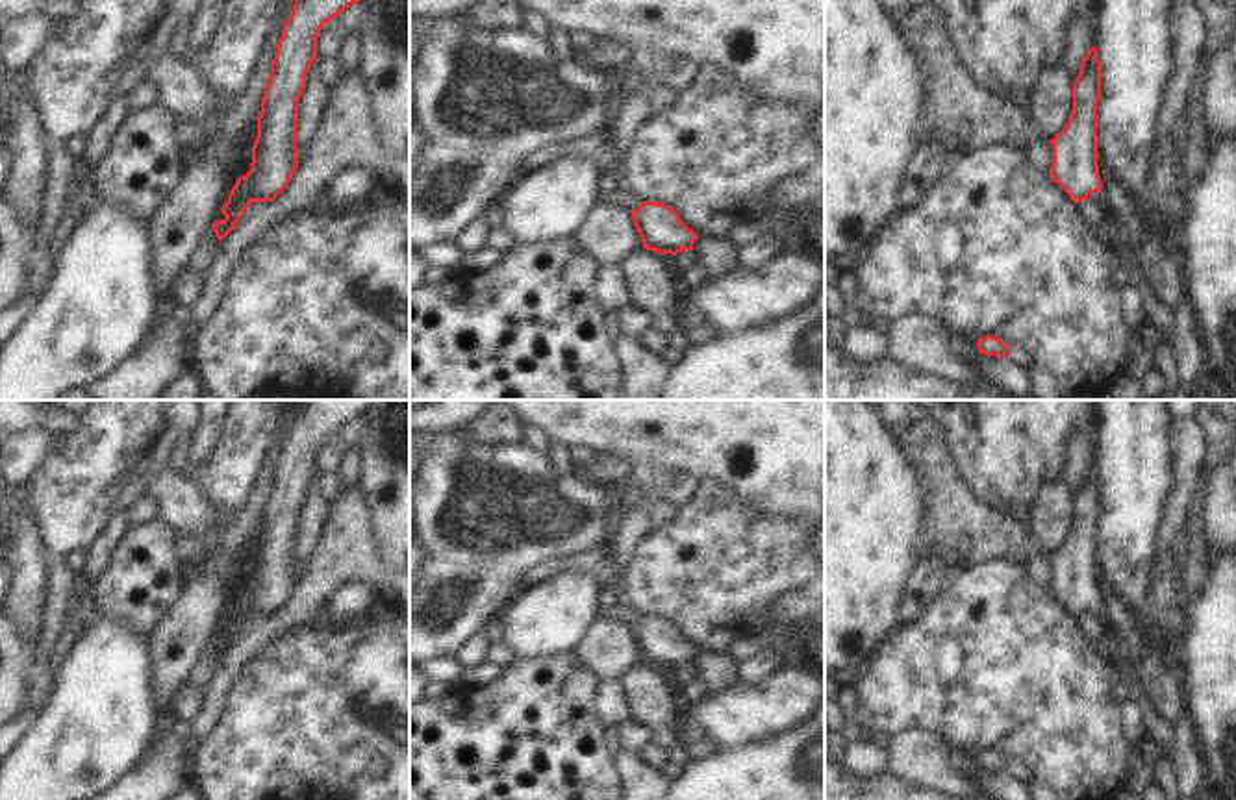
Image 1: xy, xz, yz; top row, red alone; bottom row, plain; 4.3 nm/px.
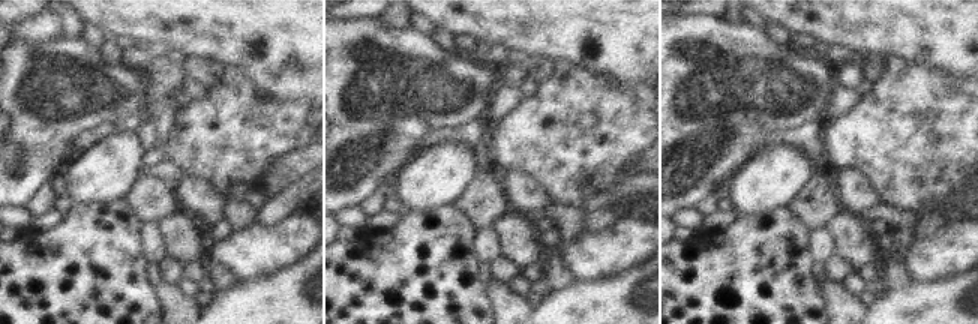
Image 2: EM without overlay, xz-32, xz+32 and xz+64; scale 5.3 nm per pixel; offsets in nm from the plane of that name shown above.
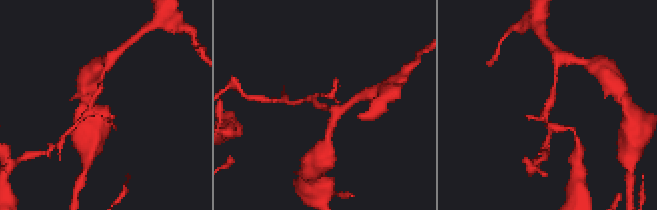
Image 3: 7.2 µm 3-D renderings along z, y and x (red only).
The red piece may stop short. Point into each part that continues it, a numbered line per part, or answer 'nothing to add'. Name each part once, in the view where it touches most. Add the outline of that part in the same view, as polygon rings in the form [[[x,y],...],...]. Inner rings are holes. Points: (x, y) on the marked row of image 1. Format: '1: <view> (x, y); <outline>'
1: xz (684, 260); [[[682,250],[675,256],[675,261],[682,272],[686,272],[693,263],[697,263],[693,250]]]

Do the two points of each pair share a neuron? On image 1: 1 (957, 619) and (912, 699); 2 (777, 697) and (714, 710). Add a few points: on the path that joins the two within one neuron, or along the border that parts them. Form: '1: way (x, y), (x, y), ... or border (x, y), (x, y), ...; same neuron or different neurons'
1: way (934, 634), (920, 649), (920, 676); same neuron
2: way (762, 710), (729, 710); same neuron

